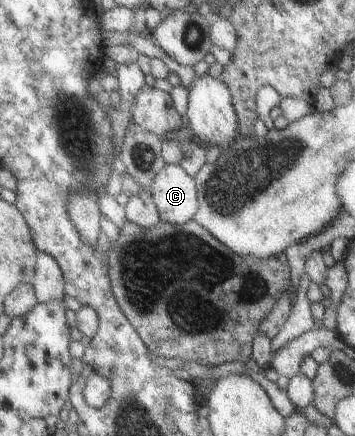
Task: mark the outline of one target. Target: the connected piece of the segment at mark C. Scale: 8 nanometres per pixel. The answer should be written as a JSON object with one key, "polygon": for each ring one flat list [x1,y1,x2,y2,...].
{"polygon":[[179,164,163,166,149,188,160,221,177,226,194,218,198,210,195,182]]}

